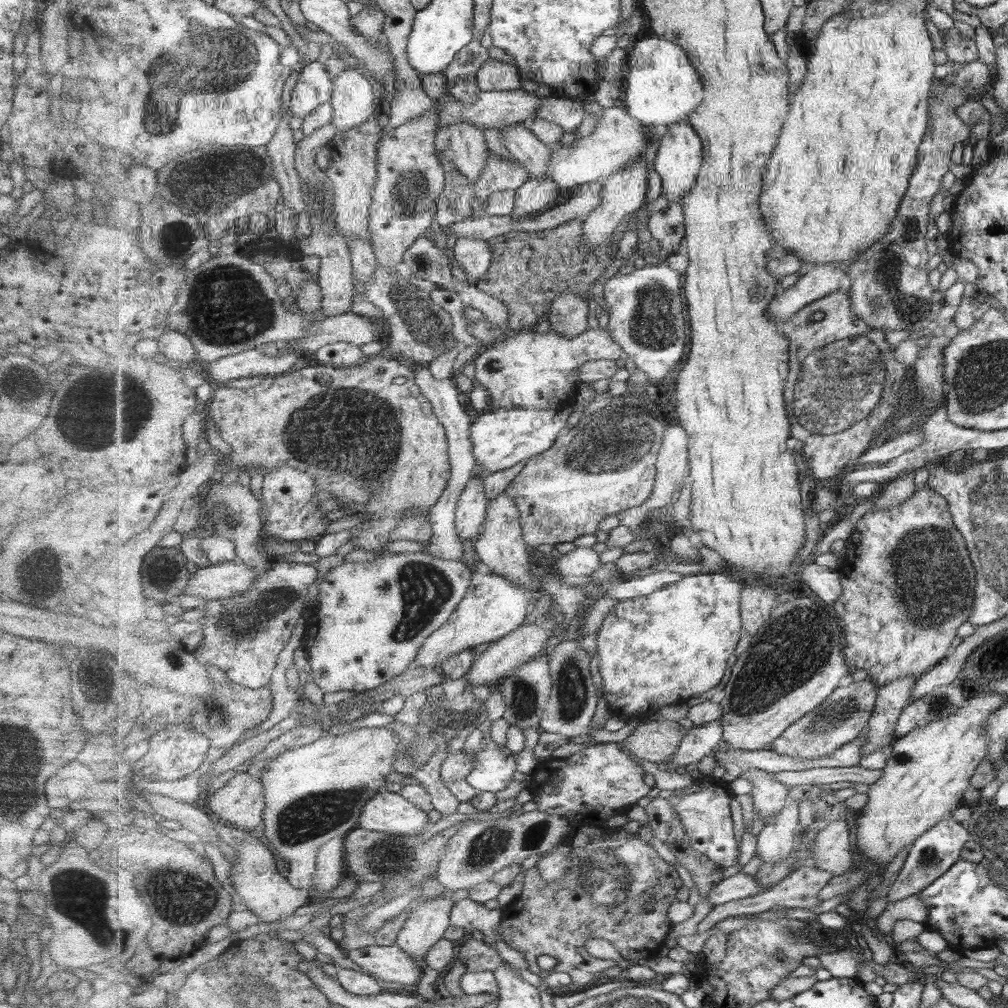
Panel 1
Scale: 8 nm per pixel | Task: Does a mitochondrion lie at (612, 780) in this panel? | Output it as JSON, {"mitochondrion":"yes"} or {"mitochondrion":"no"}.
{"mitochondrion":"no"}

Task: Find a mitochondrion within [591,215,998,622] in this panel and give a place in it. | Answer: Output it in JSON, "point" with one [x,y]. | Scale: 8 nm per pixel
{"point":[846,380]}

